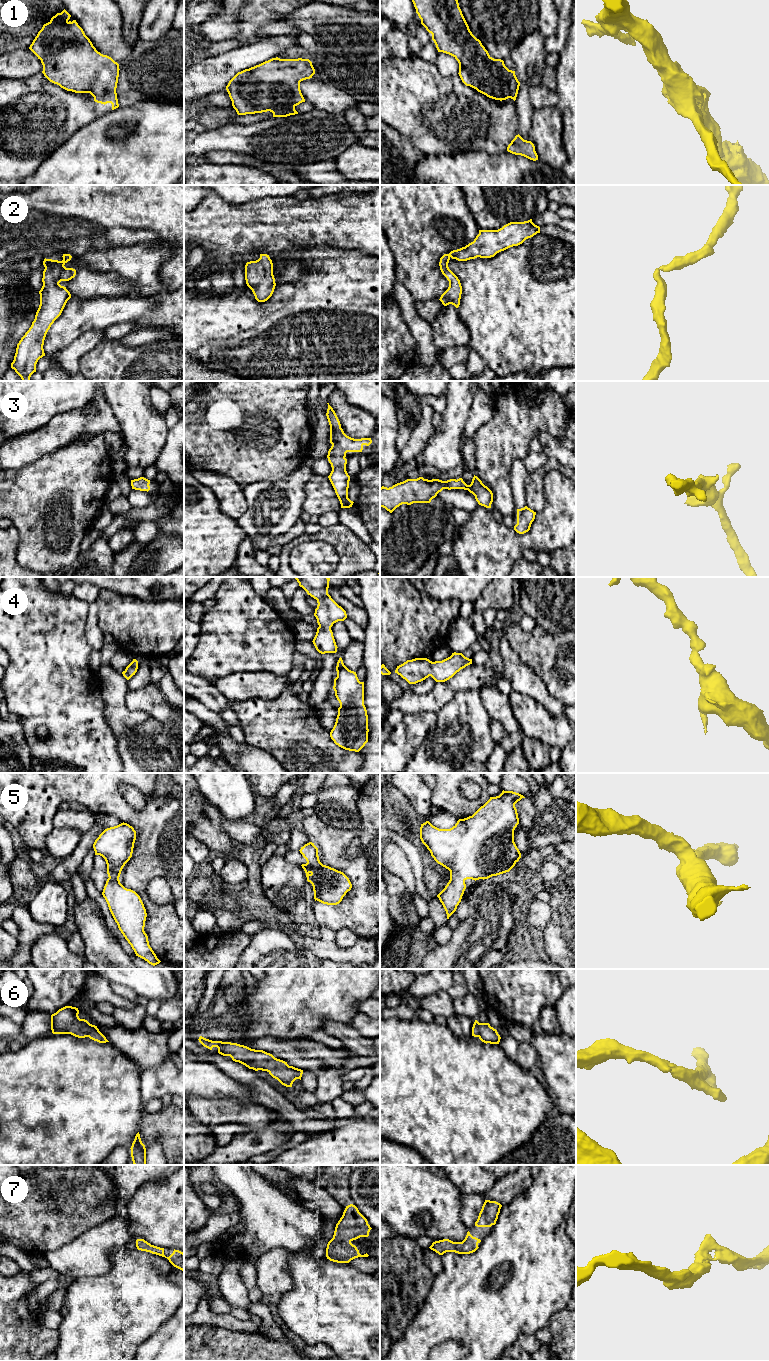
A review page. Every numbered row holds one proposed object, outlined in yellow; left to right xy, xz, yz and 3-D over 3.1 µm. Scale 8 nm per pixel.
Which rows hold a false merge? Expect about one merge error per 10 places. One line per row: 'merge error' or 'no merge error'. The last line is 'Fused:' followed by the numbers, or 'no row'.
1: no merge error
2: no merge error
3: no merge error
4: no merge error
5: no merge error
6: no merge error
7: no merge error
Fused: no row

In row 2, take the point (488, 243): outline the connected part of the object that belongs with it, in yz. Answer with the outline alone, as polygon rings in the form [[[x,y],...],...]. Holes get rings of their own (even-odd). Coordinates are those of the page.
[[[532,219],[524,222],[510,222],[498,230],[479,230],[473,242],[440,258],[440,270],[449,281],[449,287],[439,300],[444,306],[452,304],[458,308],[460,305],[462,286],[458,277],[448,267],[451,258],[458,261],[477,257],[491,258],[501,251],[522,244],[537,233],[540,233],[540,227],[535,225]]]

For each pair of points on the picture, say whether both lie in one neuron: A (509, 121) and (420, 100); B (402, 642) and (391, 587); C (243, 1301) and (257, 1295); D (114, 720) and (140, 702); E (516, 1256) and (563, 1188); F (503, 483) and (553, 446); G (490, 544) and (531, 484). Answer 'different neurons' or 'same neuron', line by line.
A: same neuron
B: same neuron
C: different neurons
D: different neurons
E: same neuron
F: different neurons
G: different neurons

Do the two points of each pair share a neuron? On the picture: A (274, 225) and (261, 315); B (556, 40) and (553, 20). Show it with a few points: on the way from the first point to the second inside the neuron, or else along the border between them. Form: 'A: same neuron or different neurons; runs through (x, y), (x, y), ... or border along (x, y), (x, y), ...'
A: different neurons; border along (278, 255), (282, 259), (296, 260), (300, 263)
B: different neurons; border along (559, 21), (557, 30), (545, 38)

